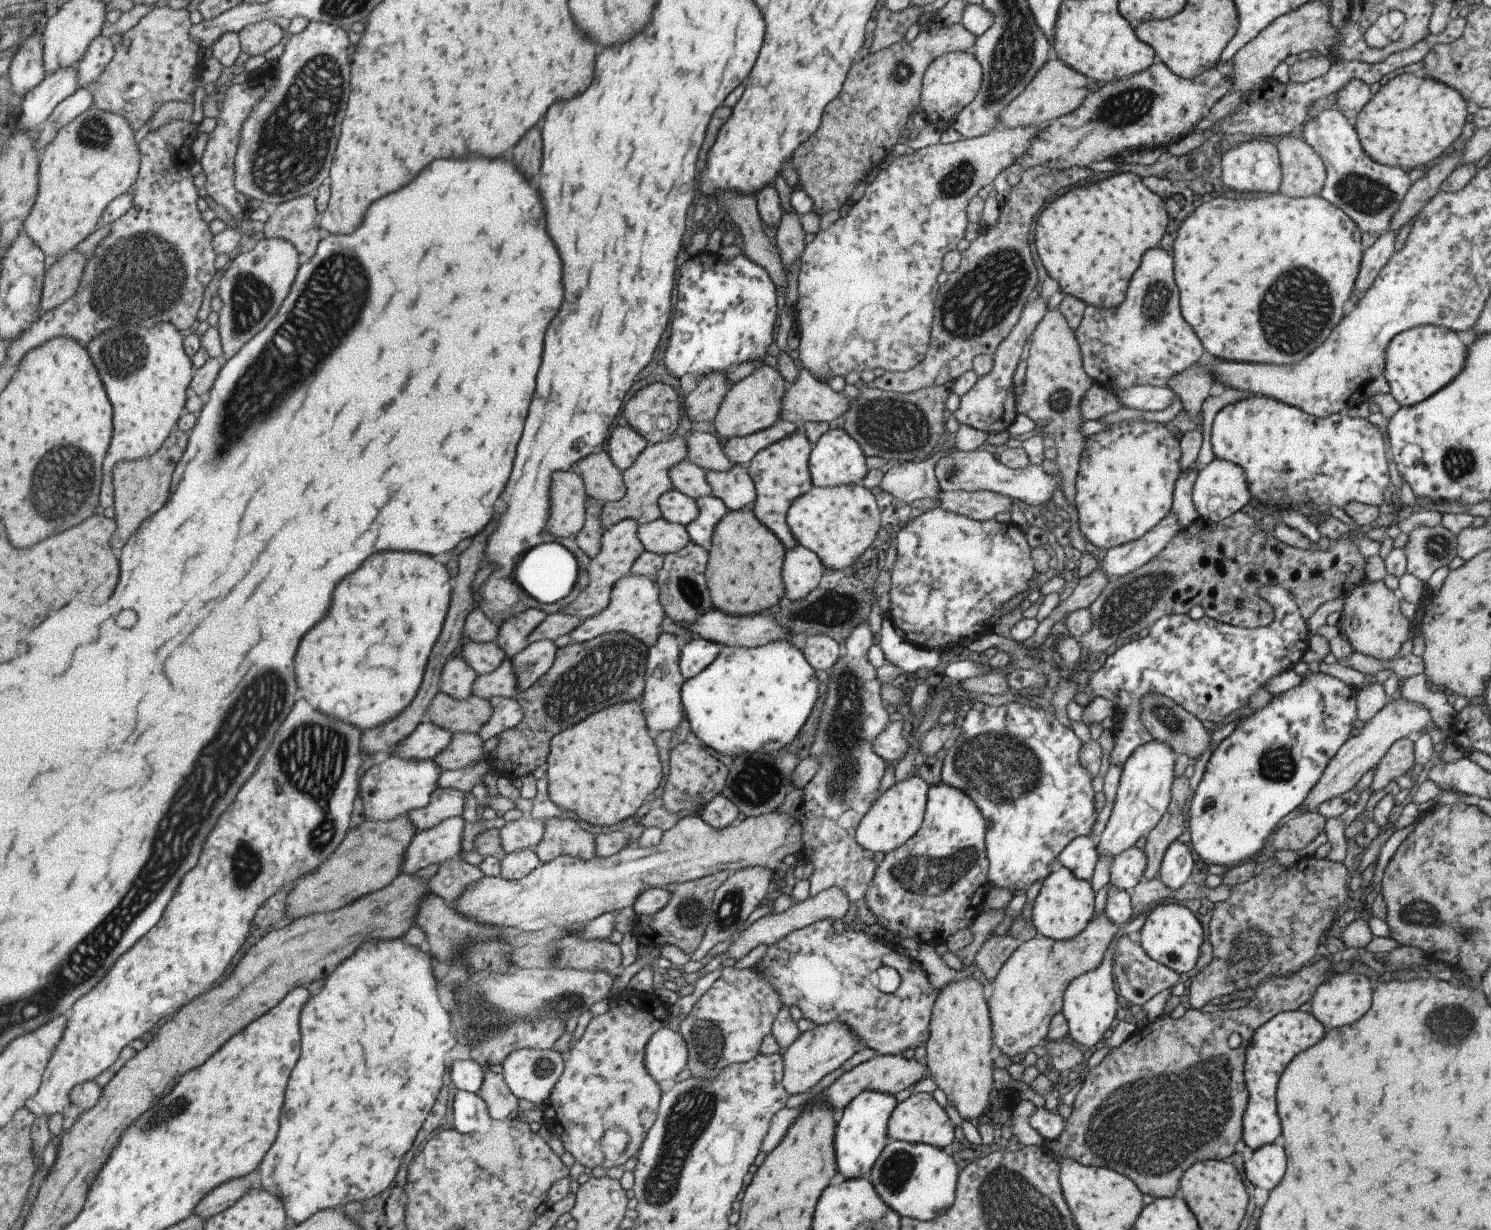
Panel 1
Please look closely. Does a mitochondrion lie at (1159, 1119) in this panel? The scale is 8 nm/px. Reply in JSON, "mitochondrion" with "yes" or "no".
{"mitochondrion":"yes"}

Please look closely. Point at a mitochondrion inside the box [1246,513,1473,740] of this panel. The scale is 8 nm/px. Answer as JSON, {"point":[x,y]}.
{"point":[1436,546]}

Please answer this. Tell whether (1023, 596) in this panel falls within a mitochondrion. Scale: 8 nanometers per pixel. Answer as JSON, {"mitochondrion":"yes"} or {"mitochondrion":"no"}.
{"mitochondrion":"no"}

